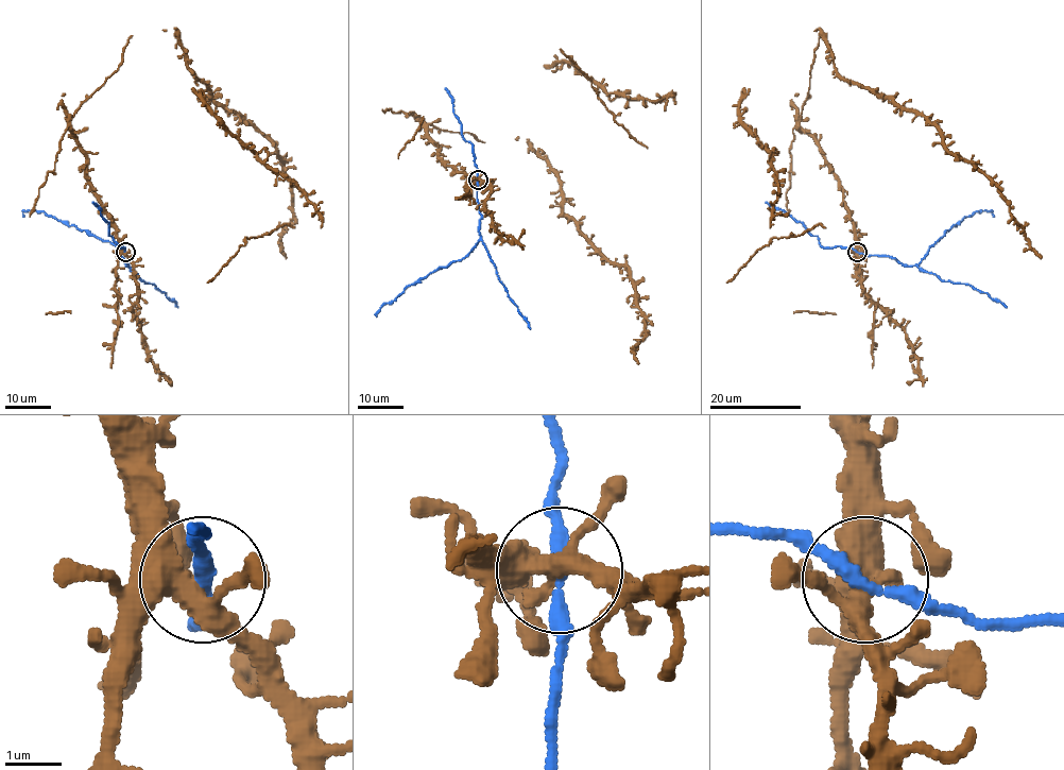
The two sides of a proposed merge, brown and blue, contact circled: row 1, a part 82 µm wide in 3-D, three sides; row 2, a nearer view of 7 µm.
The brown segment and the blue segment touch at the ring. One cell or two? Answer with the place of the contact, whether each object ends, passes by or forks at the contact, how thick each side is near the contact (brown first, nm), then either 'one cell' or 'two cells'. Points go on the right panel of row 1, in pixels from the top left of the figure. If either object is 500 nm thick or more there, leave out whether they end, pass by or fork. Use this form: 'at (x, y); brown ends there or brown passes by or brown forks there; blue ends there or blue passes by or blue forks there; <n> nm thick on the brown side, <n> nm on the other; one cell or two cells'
at (857, 252); brown forks there; blue passes by; 380 nm thick on the brown side, 240 nm on the other; one cell

